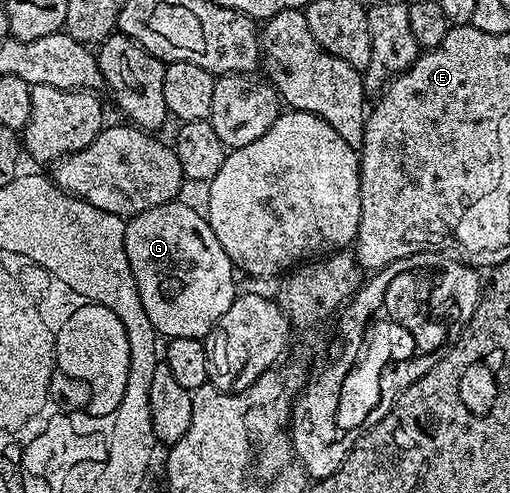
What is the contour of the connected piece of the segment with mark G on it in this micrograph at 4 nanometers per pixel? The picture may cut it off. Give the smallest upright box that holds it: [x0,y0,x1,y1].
[124,201,238,339]

